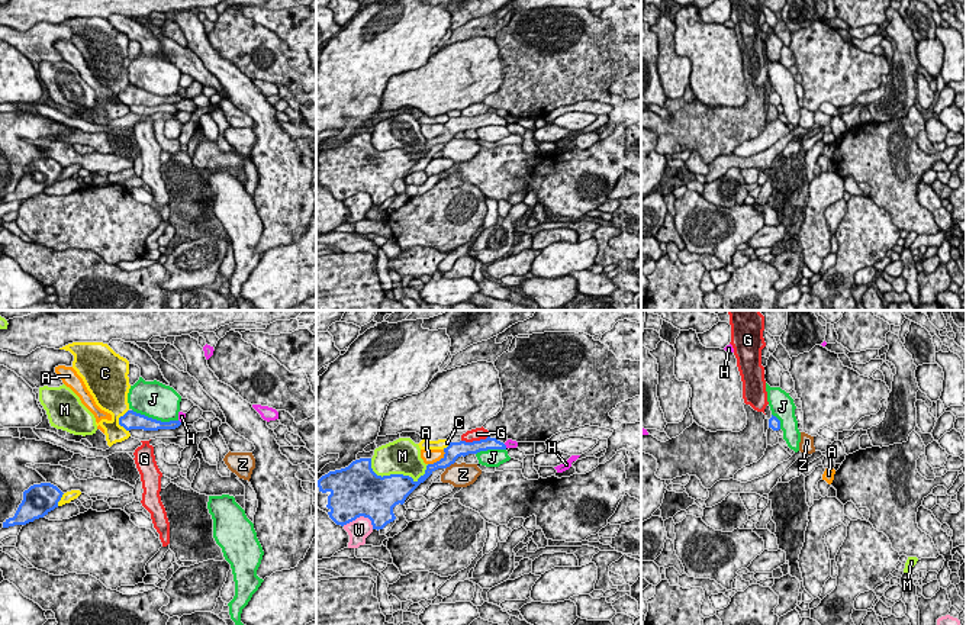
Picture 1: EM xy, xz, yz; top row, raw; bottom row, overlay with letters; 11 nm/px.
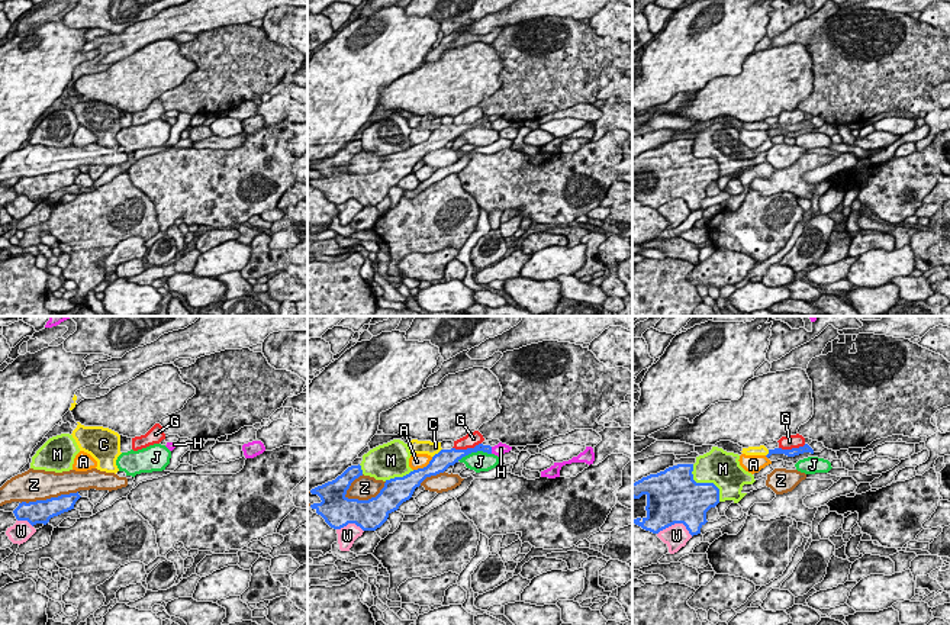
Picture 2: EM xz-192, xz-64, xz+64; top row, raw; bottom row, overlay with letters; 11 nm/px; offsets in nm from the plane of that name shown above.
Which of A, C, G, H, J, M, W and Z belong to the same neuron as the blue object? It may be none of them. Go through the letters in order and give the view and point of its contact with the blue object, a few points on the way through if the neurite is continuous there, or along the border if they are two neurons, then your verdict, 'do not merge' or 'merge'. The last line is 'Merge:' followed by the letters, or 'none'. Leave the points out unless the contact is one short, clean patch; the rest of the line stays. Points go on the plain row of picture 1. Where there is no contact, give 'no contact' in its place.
A: meets blue in xz at (440, 135); border along xz (444, 125), (438, 135), (428, 139); do not merge
C: meets blue in xy at (119, 96); do not merge
G: meets blue in xz at (475, 116); border along xz (488, 110), (479, 115), (461, 116); do not merge
H: meets blue in xz at (505, 121); border along xz (504, 119), (506, 122); do not merge
J: meets blue in xy at (155, 94); do not merge
M: meets blue in xz at (385, 151); do not merge
W: meets blue in xz at (360, 190); do not merge
Z: meets blue in xz at (450, 139); do not merge
Merge: none

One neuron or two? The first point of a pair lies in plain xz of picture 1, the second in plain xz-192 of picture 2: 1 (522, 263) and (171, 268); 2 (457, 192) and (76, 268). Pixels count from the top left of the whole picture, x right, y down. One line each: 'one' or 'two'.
1: one
2: one

